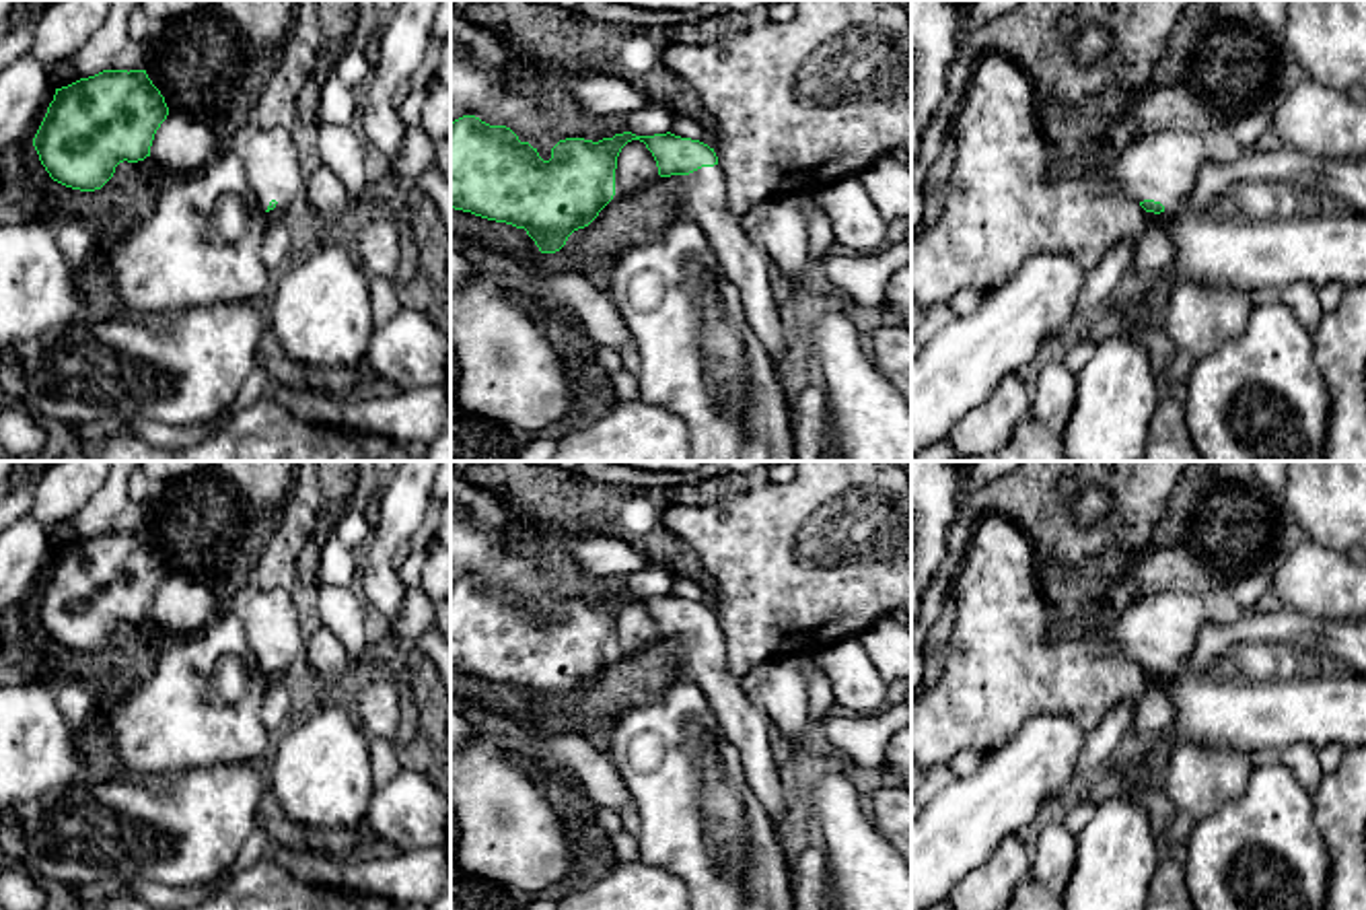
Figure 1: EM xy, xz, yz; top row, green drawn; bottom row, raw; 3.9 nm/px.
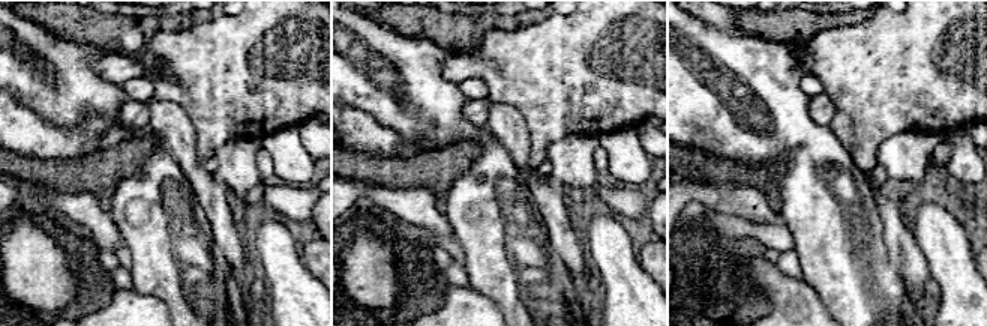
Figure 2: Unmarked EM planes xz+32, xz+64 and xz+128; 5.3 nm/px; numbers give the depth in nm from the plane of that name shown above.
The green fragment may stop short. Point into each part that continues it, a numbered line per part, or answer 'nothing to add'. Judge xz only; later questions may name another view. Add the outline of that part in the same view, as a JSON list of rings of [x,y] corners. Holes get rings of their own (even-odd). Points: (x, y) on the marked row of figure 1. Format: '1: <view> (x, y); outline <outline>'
1: xz (743, 262); outline [[[718,165],[687,175],[687,214],[704,231],[722,276],[736,288],[745,319],[767,356],[786,375],[796,364],[796,336],[765,249],[728,212]]]

